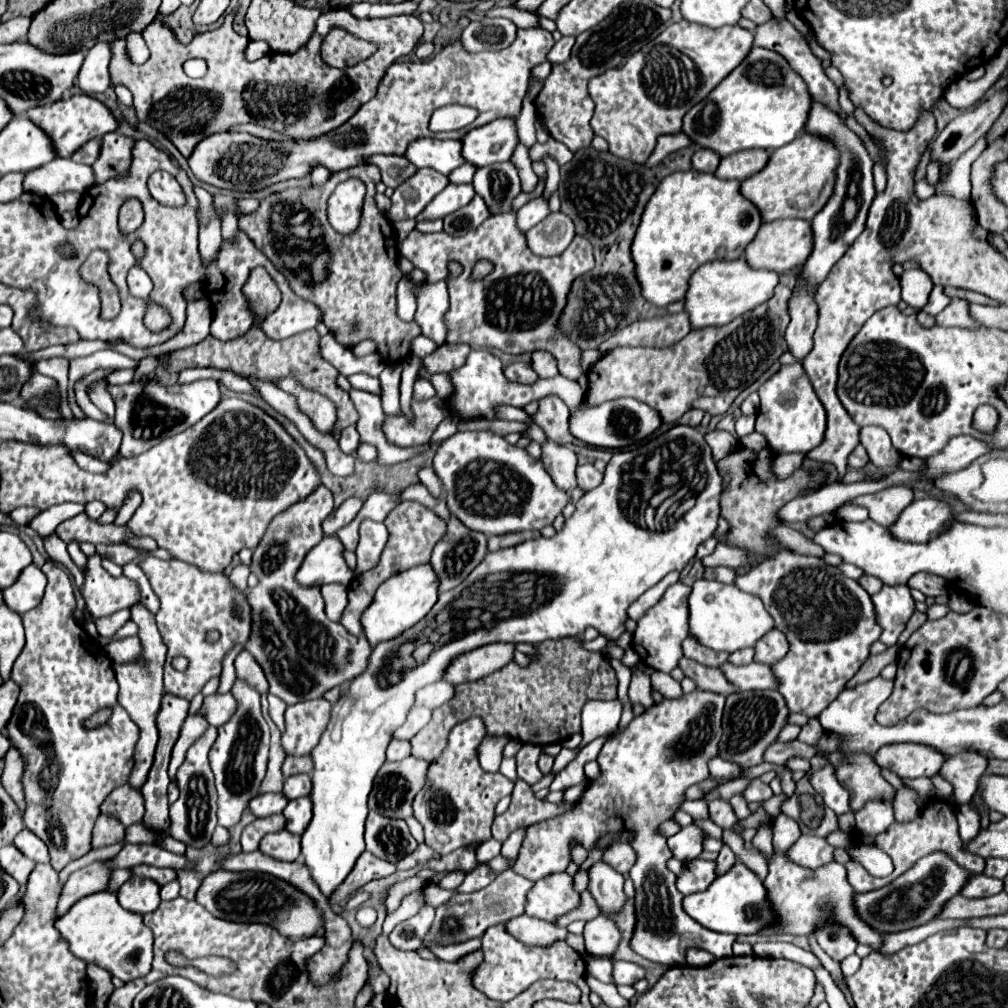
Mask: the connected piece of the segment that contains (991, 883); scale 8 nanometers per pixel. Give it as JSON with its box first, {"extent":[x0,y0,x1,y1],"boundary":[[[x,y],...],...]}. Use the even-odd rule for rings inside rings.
{"extent":[962,874,1004,898],"boundary":[[[976,874],[968,880],[968,884],[962,888],[962,896],[968,898],[984,898],[984,896],[994,896],[1004,888],[1004,882],[998,878],[990,878],[984,874]]]}

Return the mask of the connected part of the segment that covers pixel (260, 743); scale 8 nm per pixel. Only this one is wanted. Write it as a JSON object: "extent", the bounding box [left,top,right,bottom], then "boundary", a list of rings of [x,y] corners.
{"extent":[210,678,270,828],"boundary":[[[240,678],[234,680],[230,692],[238,702],[236,712],[230,722],[218,730],[218,738],[210,750],[210,766],[218,790],[218,824],[224,828],[236,826],[242,812],[248,808],[248,802],[258,794],[258,788],[266,774],[270,748],[270,730],[260,712],[260,694]]]}

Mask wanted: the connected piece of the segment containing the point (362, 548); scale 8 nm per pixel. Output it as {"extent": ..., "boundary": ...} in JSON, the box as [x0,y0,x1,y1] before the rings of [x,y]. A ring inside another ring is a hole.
{"extent":[356,520,388,574],"boundary":[[[362,520],[360,524],[360,544],[356,550],[358,556],[358,574],[374,568],[380,560],[380,554],[386,546],[388,530],[382,522]]]}

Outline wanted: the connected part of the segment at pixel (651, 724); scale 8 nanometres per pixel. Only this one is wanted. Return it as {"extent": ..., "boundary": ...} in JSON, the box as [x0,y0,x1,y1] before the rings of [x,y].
{"extent":[512,690,736,966],"boundary":[[[694,690],[680,698],[664,698],[662,702],[652,704],[640,716],[634,716],[624,730],[608,734],[608,740],[596,758],[600,776],[588,782],[572,810],[526,828],[512,870],[536,882],[542,876],[548,876],[548,872],[568,868],[572,862],[572,844],[594,850],[598,840],[606,834],[630,832],[630,846],[636,852],[636,864],[630,870],[630,878],[636,888],[638,918],[632,950],[648,960],[670,966],[686,964],[684,956],[692,946],[708,950],[716,958],[732,956],[736,936],[716,934],[684,912],[684,894],[676,890],[676,874],[666,866],[672,852],[666,844],[666,836],[658,832],[658,826],[672,818],[686,800],[686,788],[710,776],[708,760],[718,756],[718,742],[722,736],[722,708],[722,694]]]}

